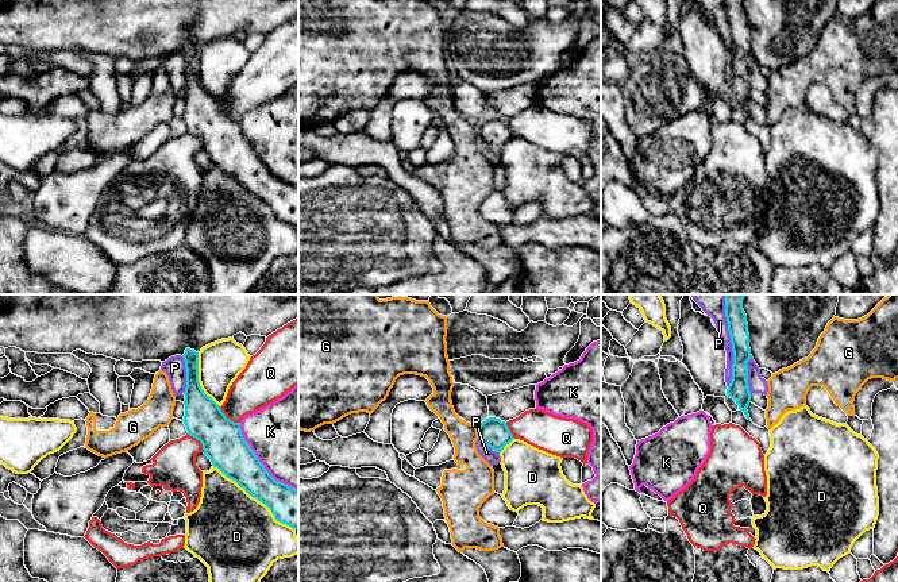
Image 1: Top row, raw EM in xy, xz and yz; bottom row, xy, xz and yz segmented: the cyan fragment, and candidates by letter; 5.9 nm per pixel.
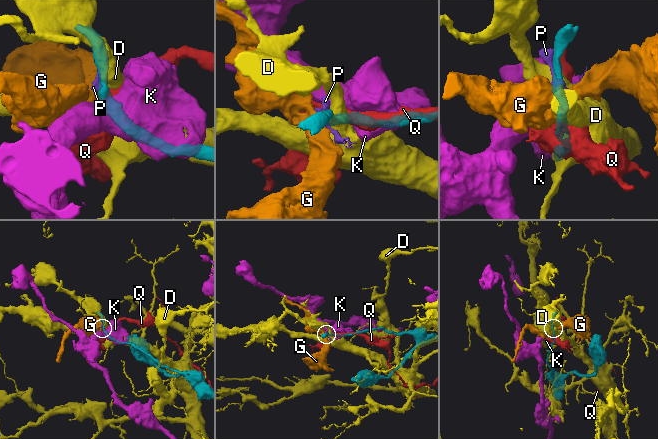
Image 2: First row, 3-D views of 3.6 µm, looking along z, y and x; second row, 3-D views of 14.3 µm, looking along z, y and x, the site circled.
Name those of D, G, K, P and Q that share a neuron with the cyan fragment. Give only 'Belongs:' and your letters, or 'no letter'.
Belongs: no letter

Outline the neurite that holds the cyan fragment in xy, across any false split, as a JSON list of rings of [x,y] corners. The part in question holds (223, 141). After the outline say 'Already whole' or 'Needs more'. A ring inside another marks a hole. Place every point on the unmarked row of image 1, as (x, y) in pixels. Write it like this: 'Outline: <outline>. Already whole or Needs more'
Outline: [[[186,46],[185,113],[188,132],[201,139],[204,151],[227,176],[265,201],[275,217],[298,227],[298,188],[275,178],[244,138],[240,120],[226,115],[199,80],[199,50]]]. Already whole

